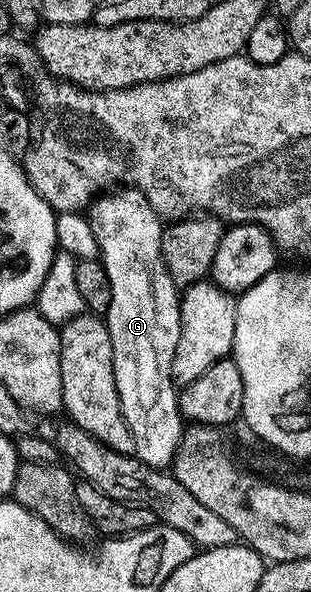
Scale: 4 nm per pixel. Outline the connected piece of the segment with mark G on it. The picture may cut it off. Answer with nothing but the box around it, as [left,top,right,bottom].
[89,189,185,470]

